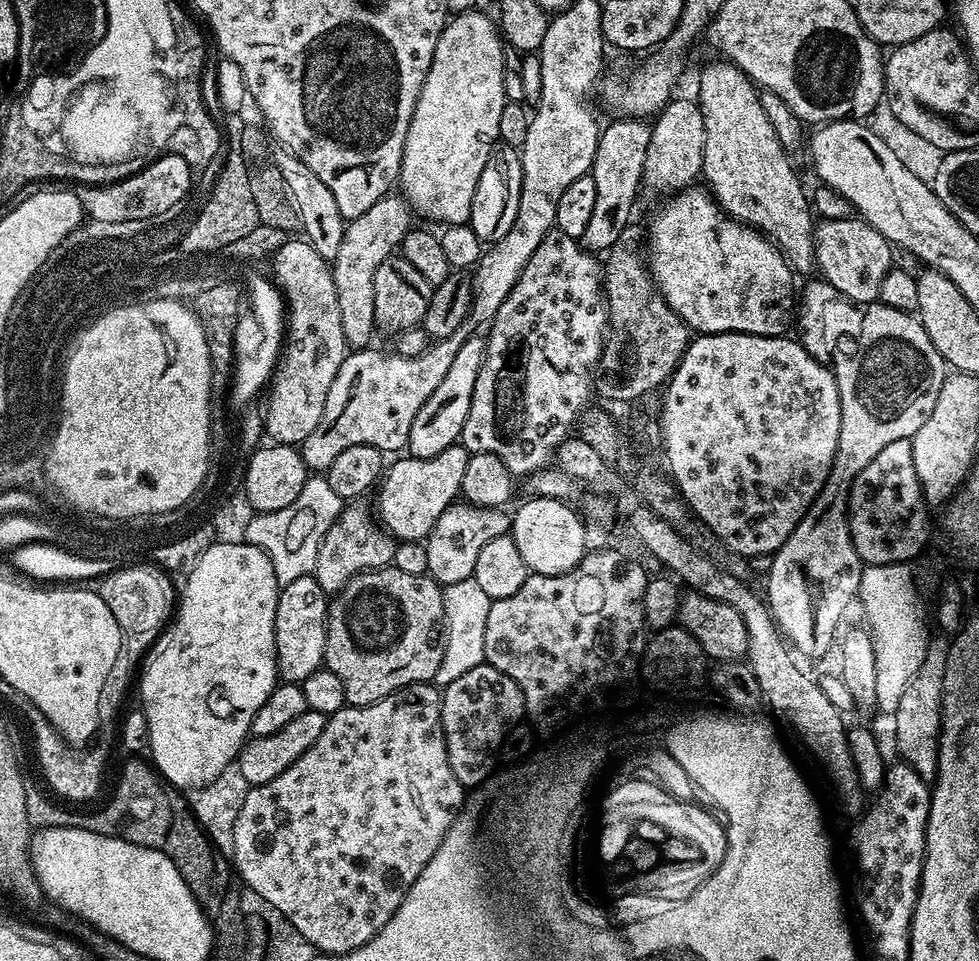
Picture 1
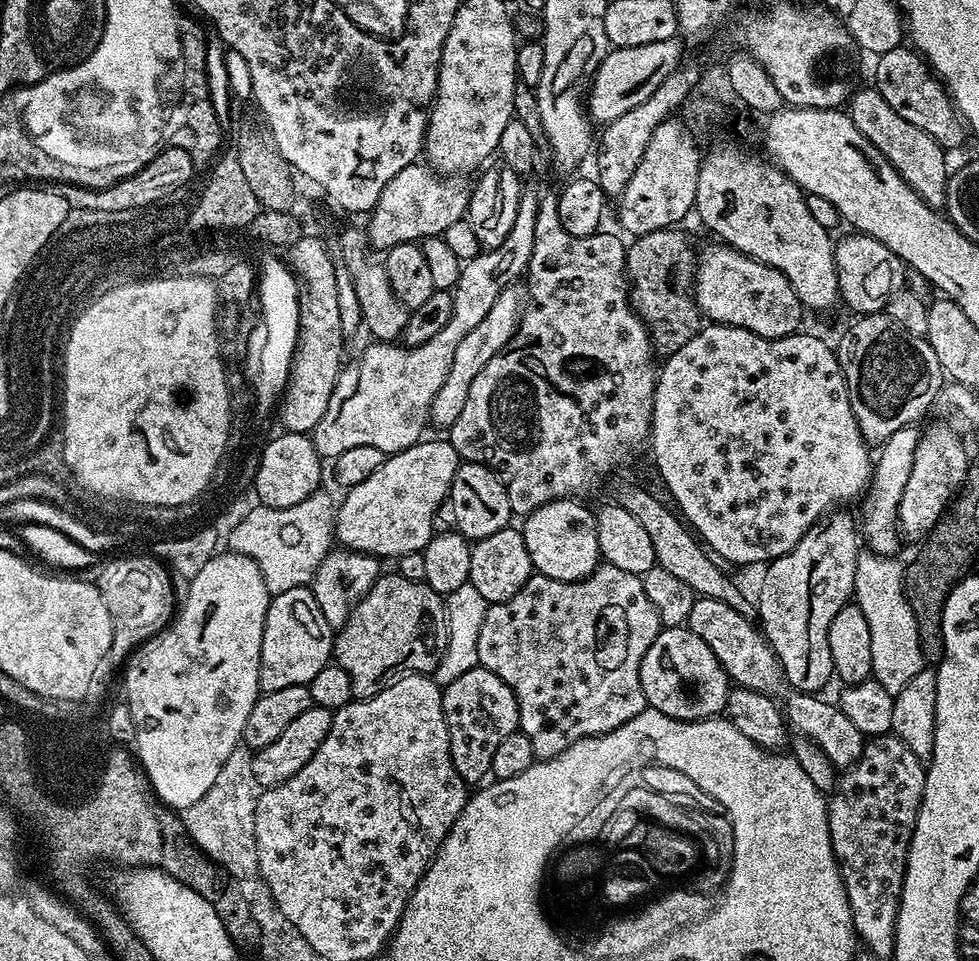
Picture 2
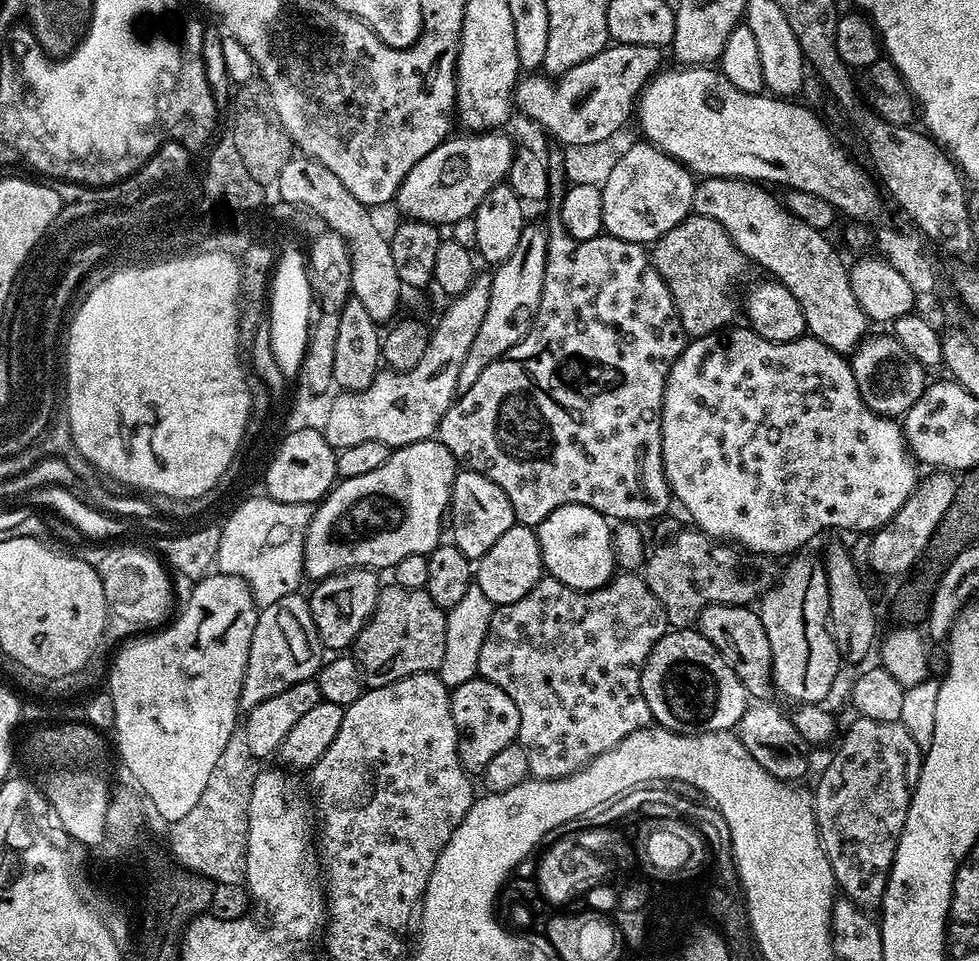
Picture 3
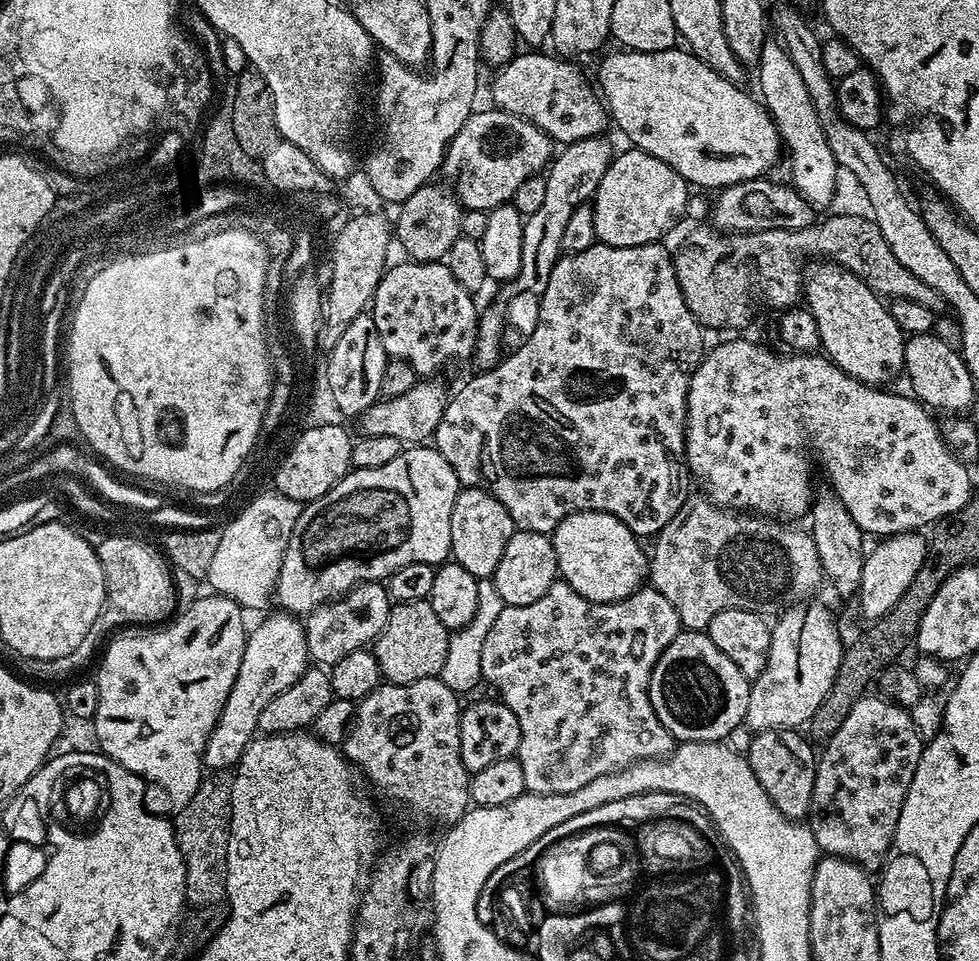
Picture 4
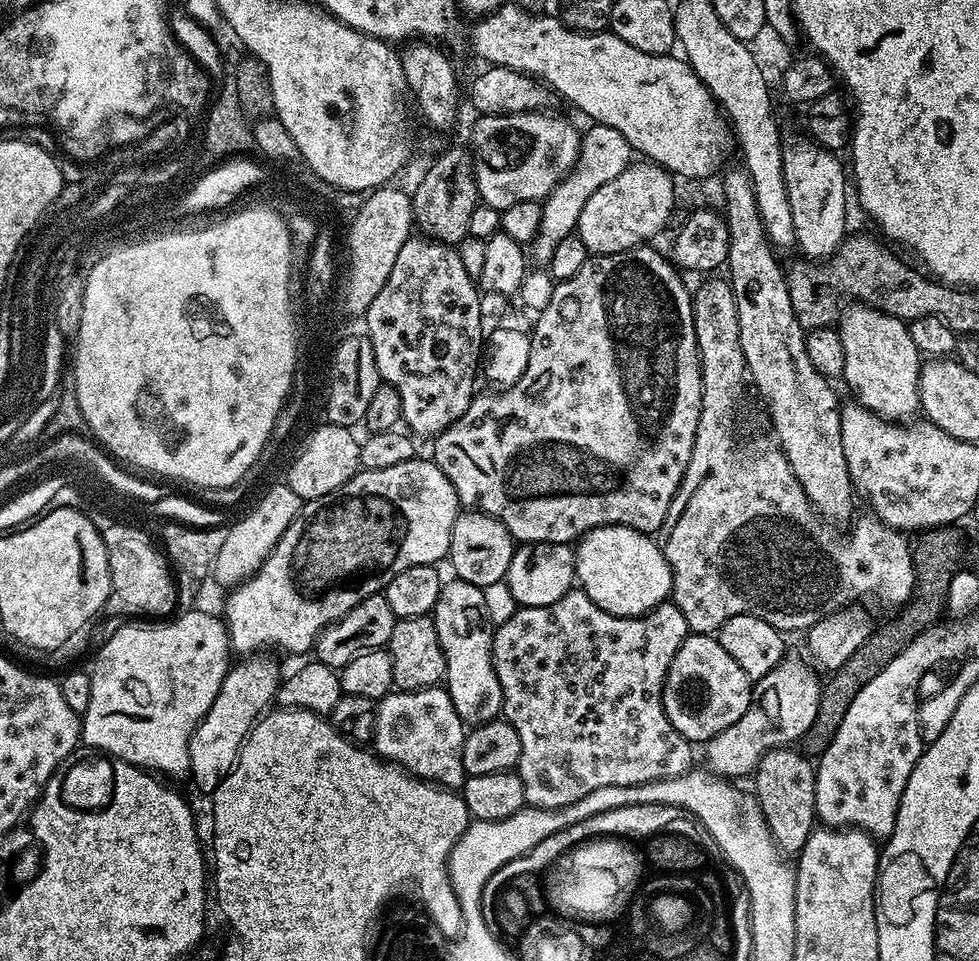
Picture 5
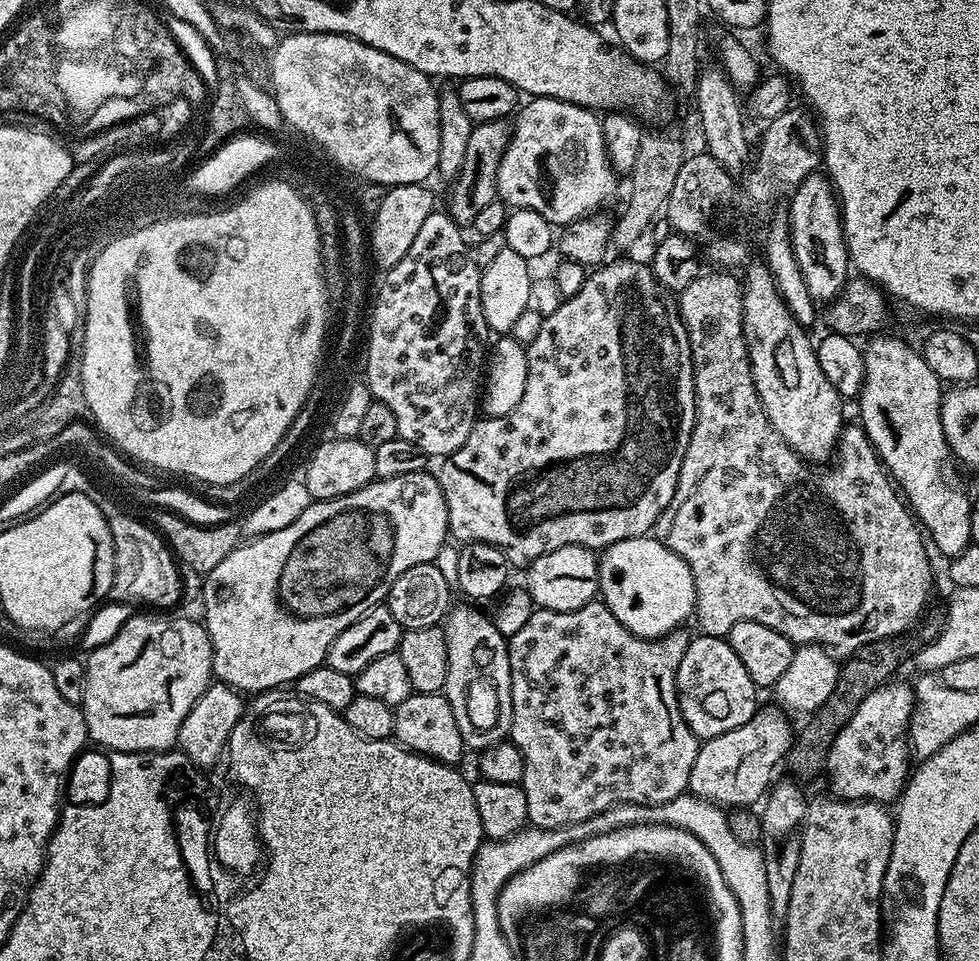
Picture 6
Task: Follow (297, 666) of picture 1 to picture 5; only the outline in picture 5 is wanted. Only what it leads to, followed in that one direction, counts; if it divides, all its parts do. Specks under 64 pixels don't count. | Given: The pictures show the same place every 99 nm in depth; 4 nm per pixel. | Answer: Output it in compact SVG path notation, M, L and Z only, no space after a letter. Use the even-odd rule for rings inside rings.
M253 654L241 659L241 664L233 663L229 667L226 678L218 690L218 698L214 698L214 706L206 710L200 723L196 725L194 734L188 743L190 750L190 776L200 783L199 791L211 794L236 767L236 758L245 738L251 732L264 708L276 699L276 691L280 689L282 671L271 660L268 654Z

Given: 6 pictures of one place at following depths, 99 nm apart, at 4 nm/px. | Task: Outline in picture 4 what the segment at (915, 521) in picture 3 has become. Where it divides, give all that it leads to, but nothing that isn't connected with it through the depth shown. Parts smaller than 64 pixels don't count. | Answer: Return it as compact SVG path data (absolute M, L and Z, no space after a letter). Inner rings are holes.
M919 531L899 532L893 536L883 537L879 542L867 549L864 565L862 566L862 582L858 599L860 612L868 622L881 620L892 609L894 602L906 594L906 586L914 582L914 578L922 570L928 560L929 541L923 540Z

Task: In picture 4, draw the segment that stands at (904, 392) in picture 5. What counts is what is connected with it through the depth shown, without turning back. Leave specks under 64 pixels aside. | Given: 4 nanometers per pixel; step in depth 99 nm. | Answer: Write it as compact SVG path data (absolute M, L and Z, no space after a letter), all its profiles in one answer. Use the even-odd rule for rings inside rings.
M831 262L817 264L803 281L802 296L814 322L818 322L823 355L861 384L891 385L888 383L904 372L906 333L894 322L889 305L850 270Z

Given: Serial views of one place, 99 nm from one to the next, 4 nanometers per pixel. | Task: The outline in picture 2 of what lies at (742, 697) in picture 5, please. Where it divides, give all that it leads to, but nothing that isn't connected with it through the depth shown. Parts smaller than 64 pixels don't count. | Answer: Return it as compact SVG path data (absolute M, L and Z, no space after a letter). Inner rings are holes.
M687 626L679 628L661 627L660 633L654 638L650 650L646 650L646 658L640 663L640 681L644 696L649 705L667 716L677 718L685 715L684 708L692 704L695 696L708 696L712 688L704 684L708 672L717 671L718 665L710 646L698 638Z

